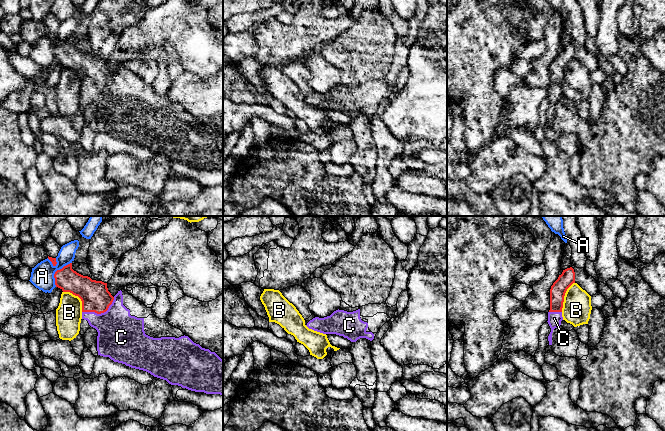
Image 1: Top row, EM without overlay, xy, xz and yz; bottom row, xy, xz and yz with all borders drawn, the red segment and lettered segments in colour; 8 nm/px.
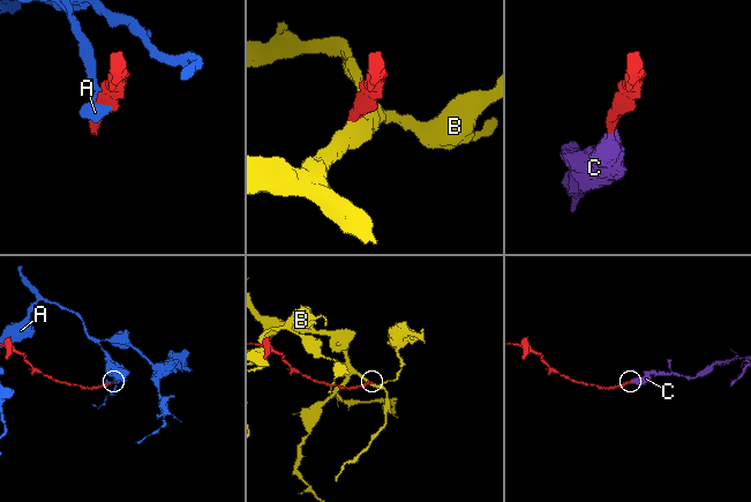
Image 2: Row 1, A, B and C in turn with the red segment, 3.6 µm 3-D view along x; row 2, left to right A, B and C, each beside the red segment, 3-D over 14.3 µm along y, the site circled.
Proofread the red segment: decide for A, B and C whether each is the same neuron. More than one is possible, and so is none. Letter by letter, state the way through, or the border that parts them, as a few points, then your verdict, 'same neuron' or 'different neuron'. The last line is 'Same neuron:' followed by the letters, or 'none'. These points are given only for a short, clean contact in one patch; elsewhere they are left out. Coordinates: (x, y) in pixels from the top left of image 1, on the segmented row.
A: different neuron
B: different neuron
C: across xy (95, 297), (100, 313), (121, 336) | same neuron
Same neuron: C

